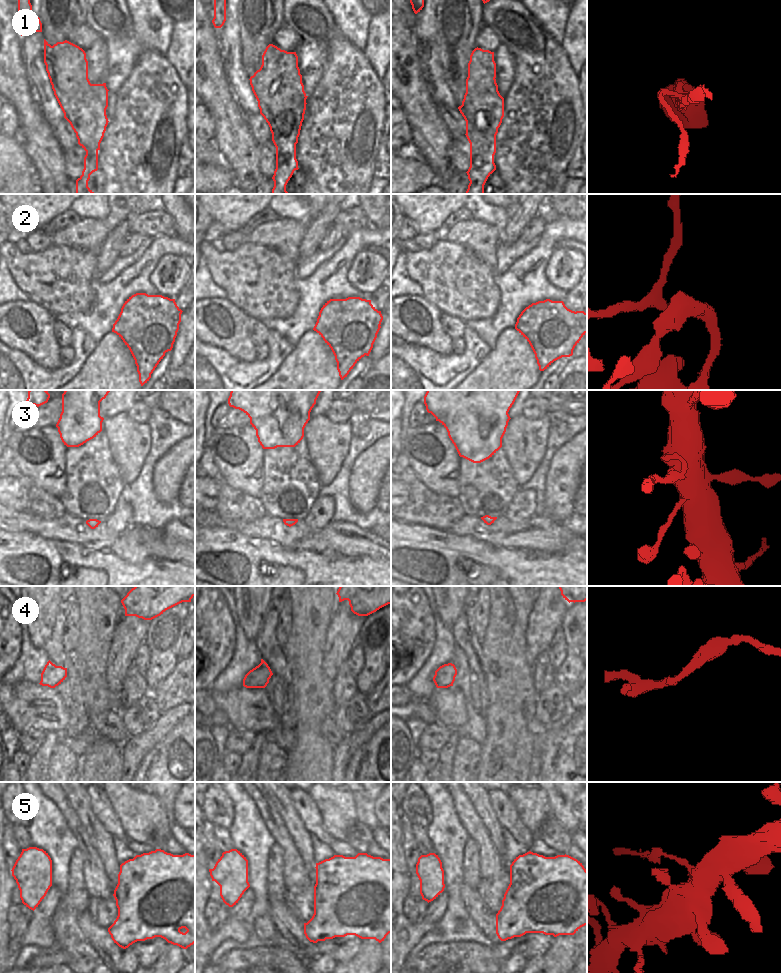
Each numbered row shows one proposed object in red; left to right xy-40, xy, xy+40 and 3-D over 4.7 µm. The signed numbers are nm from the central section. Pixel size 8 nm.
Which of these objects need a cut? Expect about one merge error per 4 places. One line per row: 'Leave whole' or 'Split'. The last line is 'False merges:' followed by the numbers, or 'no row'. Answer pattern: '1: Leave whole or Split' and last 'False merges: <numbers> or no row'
1: Split
2: Split
3: Leave whole
4: Leave whole
5: Split
False merges: 1, 2, 5.

